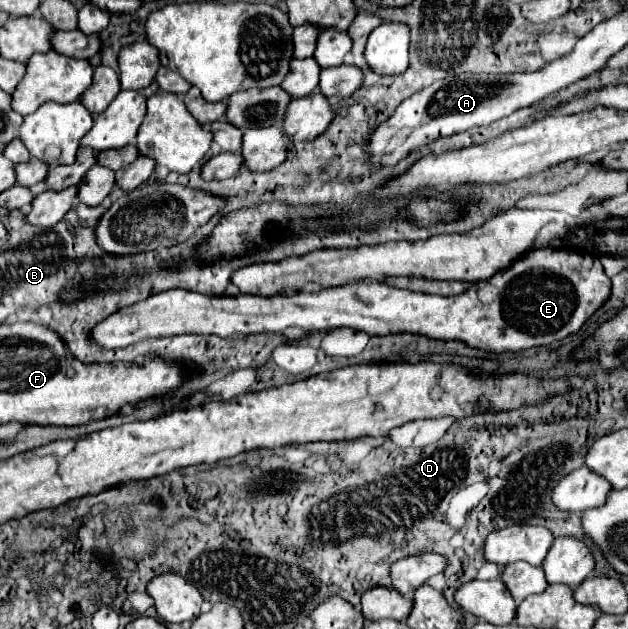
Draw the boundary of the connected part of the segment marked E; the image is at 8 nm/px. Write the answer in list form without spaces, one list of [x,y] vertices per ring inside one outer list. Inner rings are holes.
[[[539,248],[533,252],[525,252],[525,256],[517,258],[513,266],[497,272],[489,280],[473,284],[459,296],[443,298],[431,294],[417,294],[401,288],[393,288],[383,282],[361,280],[357,284],[347,284],[341,288],[323,288],[319,292],[307,294],[297,292],[293,296],[205,296],[189,290],[167,290],[161,294],[153,294],[143,302],[121,308],[105,320],[97,322],[89,332],[89,340],[103,348],[123,348],[149,338],[163,338],[175,334],[215,334],[215,336],[235,336],[235,334],[259,334],[259,332],[275,332],[281,334],[289,326],[301,330],[325,330],[333,326],[347,326],[353,330],[367,332],[369,336],[387,336],[387,334],[421,334],[427,338],[439,340],[459,340],[467,342],[473,348],[487,352],[517,352],[533,346],[545,346],[555,340],[563,340],[565,336],[577,332],[583,322],[607,300],[611,292],[611,282],[603,272],[601,260],[587,252],[565,250],[565,248]]]

